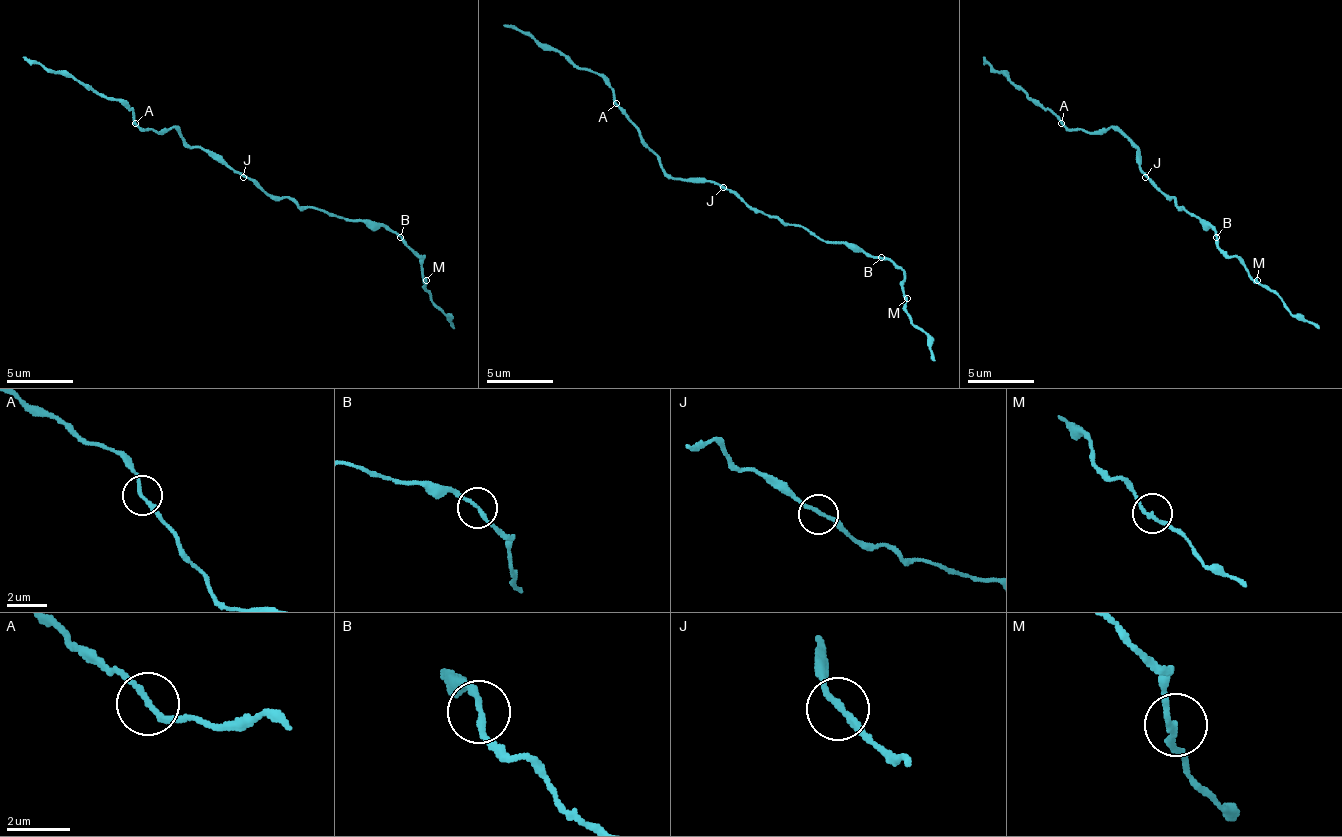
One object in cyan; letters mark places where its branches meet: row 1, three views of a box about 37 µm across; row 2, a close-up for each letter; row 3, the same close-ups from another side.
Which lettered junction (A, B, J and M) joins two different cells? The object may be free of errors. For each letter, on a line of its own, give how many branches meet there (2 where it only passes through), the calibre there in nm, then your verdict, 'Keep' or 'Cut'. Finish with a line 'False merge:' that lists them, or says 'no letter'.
A: Branches: 2. Thickness 180 nm. Keep
B: Branches: 2. Thickness 180 nm. Keep
J: Branches: 2. Thickness 170 nm. Keep
M: Branches: 2. Thickness 180 nm. Keep
False merge: no letter

